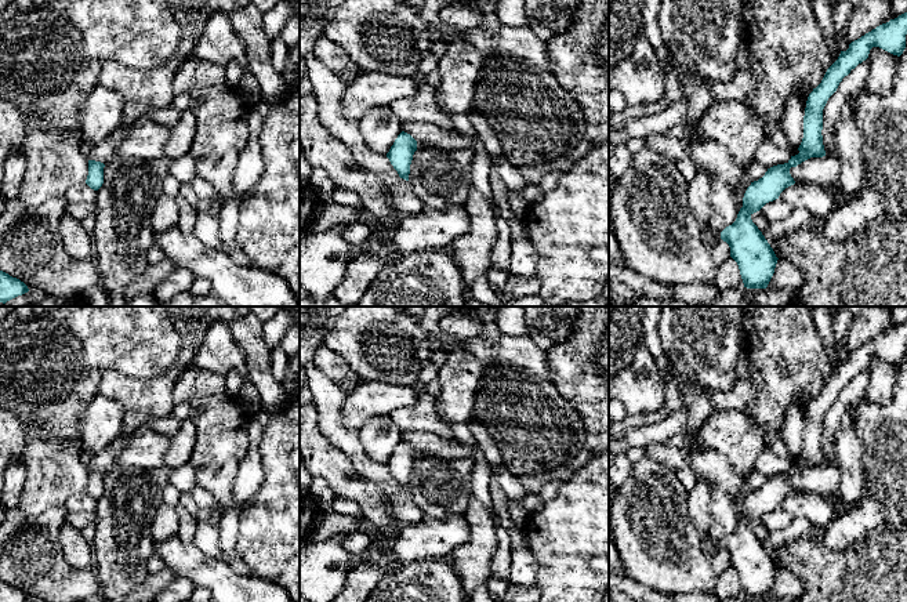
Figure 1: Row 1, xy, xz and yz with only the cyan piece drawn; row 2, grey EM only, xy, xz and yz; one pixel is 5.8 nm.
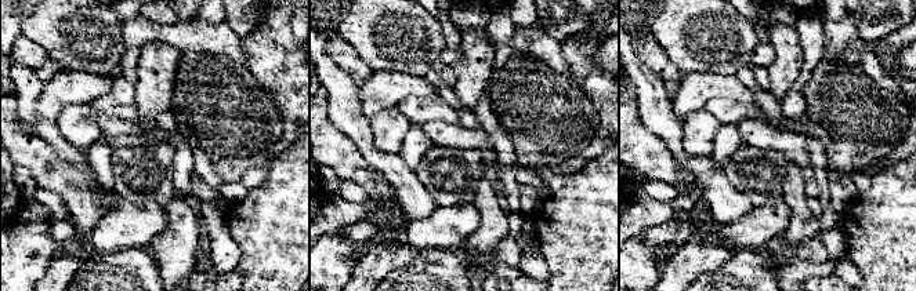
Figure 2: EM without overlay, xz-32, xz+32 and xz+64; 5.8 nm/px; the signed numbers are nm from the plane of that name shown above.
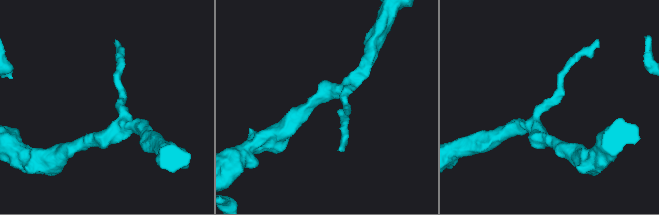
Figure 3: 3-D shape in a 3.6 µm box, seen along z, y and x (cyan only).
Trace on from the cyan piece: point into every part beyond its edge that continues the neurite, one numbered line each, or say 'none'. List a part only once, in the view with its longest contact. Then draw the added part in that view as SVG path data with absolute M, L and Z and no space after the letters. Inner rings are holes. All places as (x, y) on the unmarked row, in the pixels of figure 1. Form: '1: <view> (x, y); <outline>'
none

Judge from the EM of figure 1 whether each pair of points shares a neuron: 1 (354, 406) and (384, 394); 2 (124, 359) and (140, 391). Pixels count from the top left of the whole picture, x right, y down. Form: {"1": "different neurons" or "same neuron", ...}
{"1": "same neuron", "2": "different neurons"}

